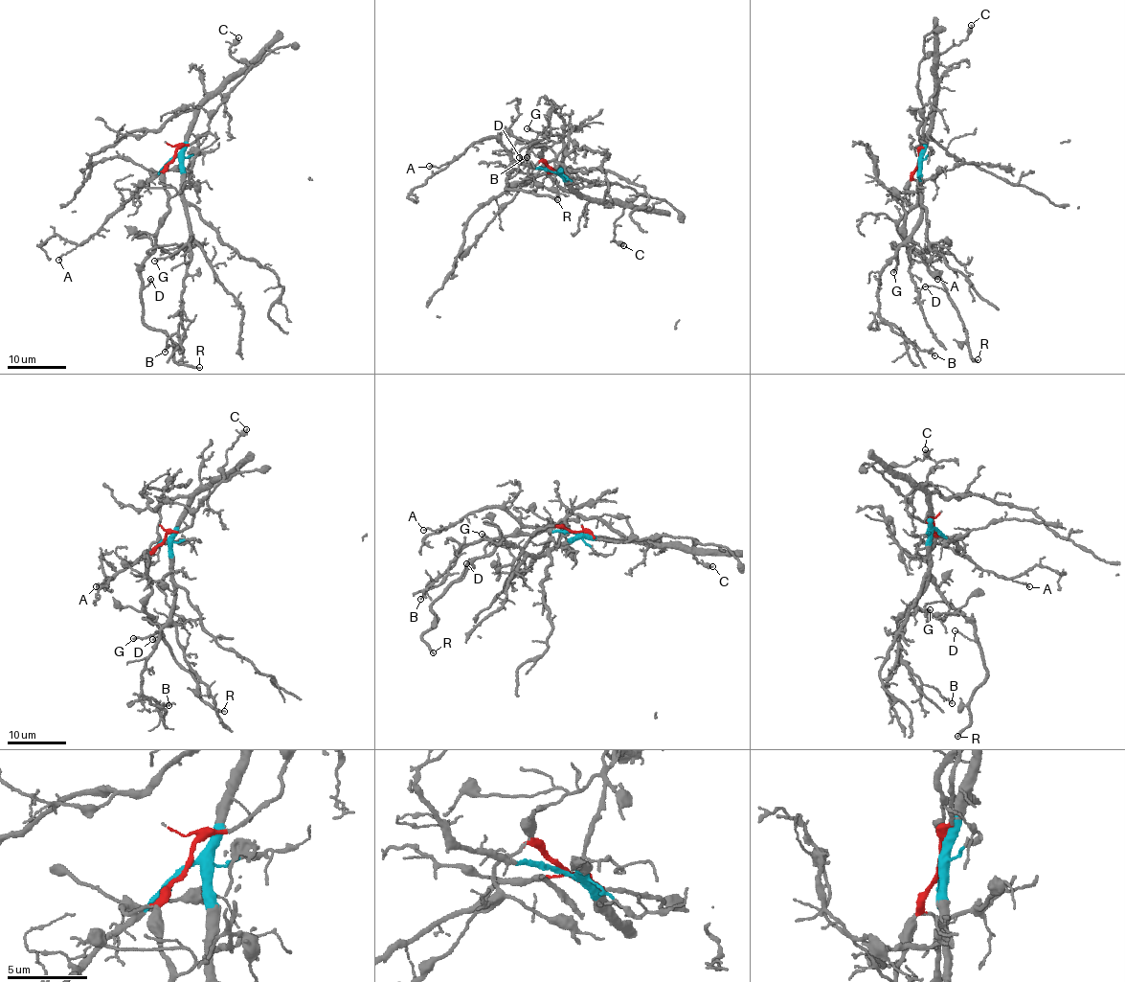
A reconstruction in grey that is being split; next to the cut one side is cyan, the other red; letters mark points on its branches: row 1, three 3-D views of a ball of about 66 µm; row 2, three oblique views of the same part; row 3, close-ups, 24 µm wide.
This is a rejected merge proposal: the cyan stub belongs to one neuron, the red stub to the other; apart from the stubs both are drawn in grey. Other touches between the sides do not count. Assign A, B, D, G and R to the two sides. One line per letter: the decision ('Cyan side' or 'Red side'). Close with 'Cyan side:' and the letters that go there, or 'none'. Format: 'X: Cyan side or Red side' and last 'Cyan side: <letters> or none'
A: Cyan side
B: Cyan side
D: Red side
G: Cyan side
R: Red side
Cyan side: A, B, G

